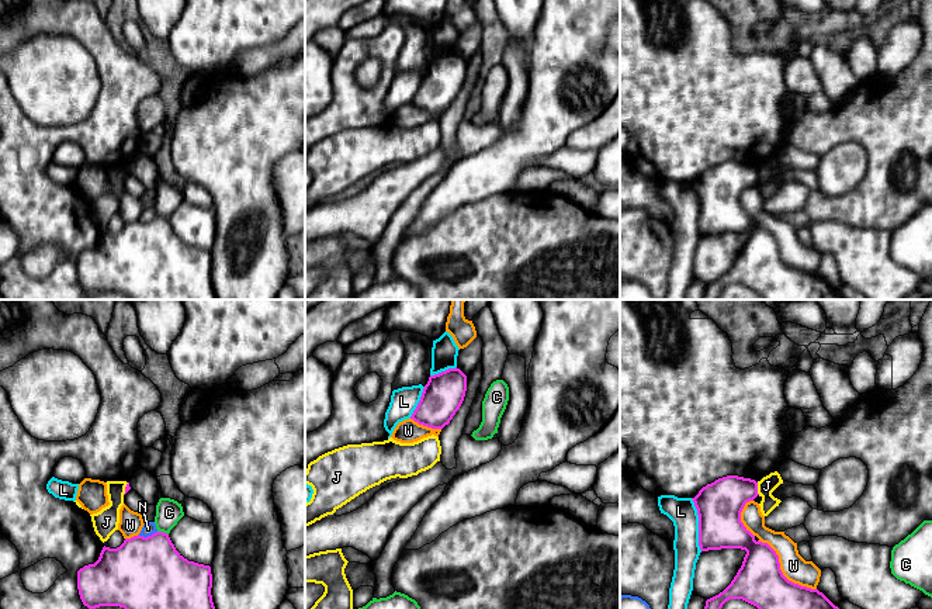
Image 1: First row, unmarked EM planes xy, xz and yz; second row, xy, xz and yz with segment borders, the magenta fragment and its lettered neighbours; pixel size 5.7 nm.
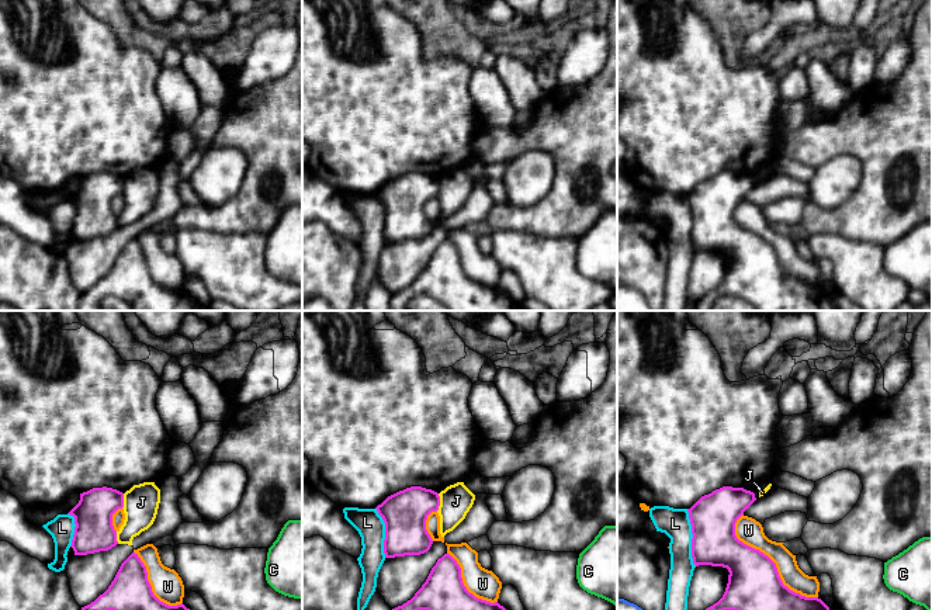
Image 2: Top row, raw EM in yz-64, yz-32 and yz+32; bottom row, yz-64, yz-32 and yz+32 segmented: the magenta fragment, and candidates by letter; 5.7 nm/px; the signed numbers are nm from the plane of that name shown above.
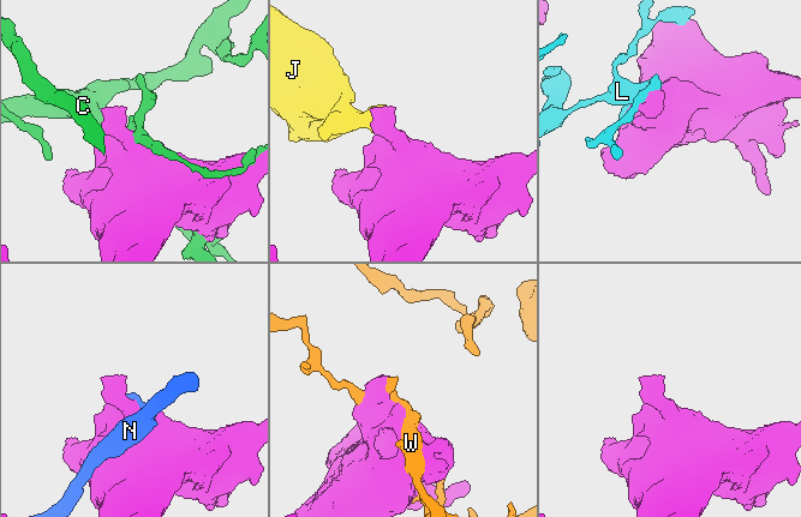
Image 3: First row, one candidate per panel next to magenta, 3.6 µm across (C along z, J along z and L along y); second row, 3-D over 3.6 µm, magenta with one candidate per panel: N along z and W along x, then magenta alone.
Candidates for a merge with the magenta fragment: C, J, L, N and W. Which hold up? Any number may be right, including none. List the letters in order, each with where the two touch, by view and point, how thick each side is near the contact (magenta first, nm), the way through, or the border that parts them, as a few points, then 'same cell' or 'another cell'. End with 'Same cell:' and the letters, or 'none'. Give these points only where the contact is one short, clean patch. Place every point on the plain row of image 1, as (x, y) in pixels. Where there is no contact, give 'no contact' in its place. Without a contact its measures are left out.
C: contact xy (162, 217); calibres 420 and 150 nm; another cell
J: contact yz (756, 173); calibres 260 and 100 nm; border yz (756, 168), (759, 179); another cell
L: contact yz (699, 210); calibres 260 and 160 nm; another cell
N: contact xy (148, 221); calibres 440 and 70 nm; another cell
W: contact yz (780, 256); calibres 340 and 150 nm; another cell
Same cell: none

